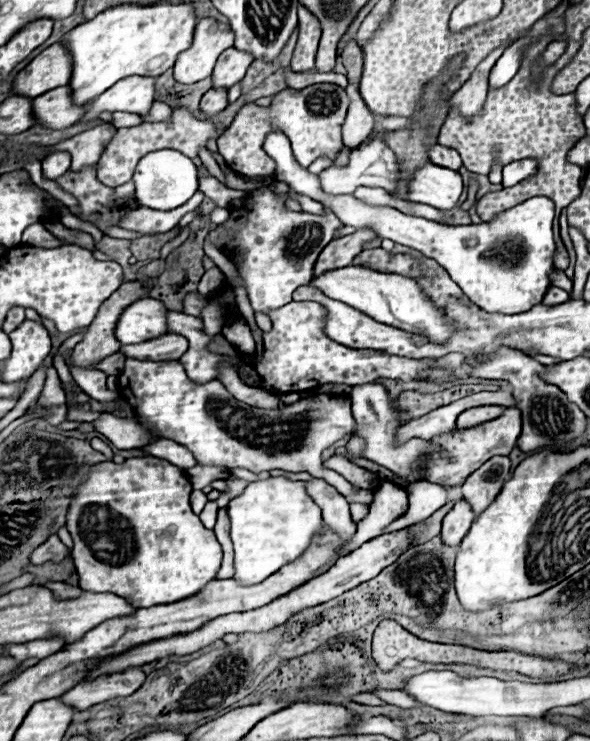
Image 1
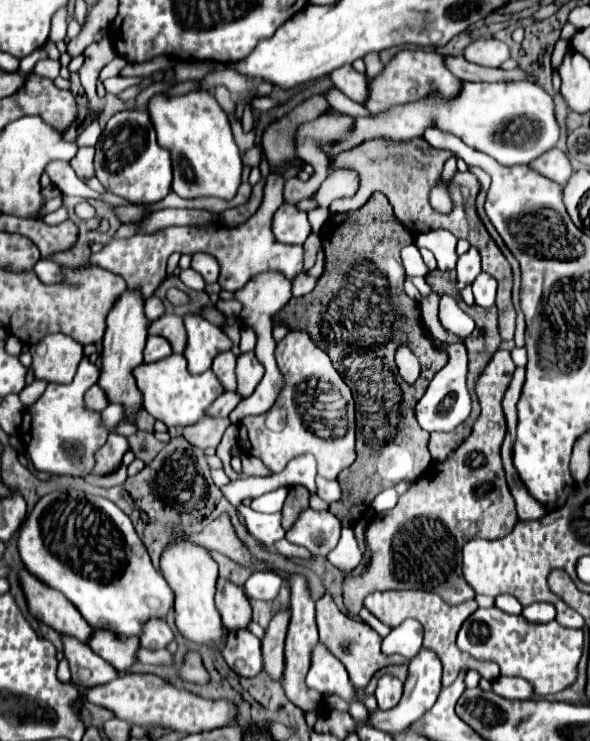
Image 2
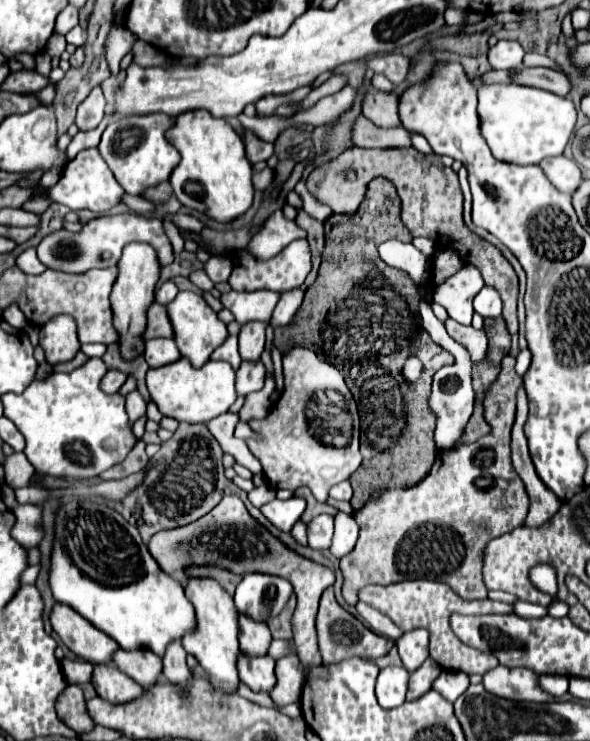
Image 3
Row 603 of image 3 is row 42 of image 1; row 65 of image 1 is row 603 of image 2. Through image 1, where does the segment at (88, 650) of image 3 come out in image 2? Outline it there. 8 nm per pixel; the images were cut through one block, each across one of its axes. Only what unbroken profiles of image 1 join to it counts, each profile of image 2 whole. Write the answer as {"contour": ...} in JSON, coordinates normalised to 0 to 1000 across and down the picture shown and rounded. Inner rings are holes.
{"contour":[[[47,769],[34,775],[34,783],[47,810],[47,823],[61,837],[81,842],[102,856],[125,858],[142,869],[153,864],[159,850],[98,796],[88,796],[85,791],[68,788],[68,783],[54,777]]]}

